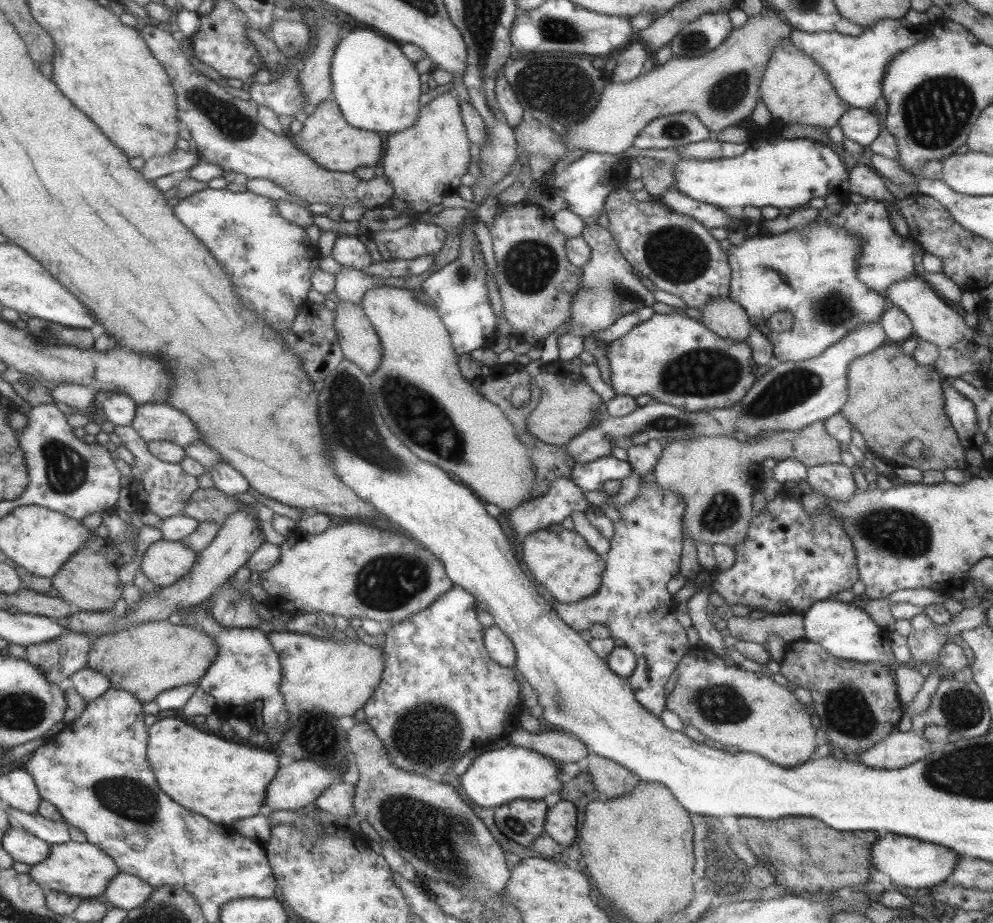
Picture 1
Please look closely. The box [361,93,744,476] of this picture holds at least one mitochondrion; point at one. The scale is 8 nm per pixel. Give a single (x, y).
(421, 418)

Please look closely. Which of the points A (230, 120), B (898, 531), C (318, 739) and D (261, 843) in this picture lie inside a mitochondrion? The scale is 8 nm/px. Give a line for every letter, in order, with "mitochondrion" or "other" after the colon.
A: mitochondrion
B: mitochondrion
C: mitochondrion
D: other

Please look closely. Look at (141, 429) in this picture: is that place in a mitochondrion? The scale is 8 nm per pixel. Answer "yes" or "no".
no

